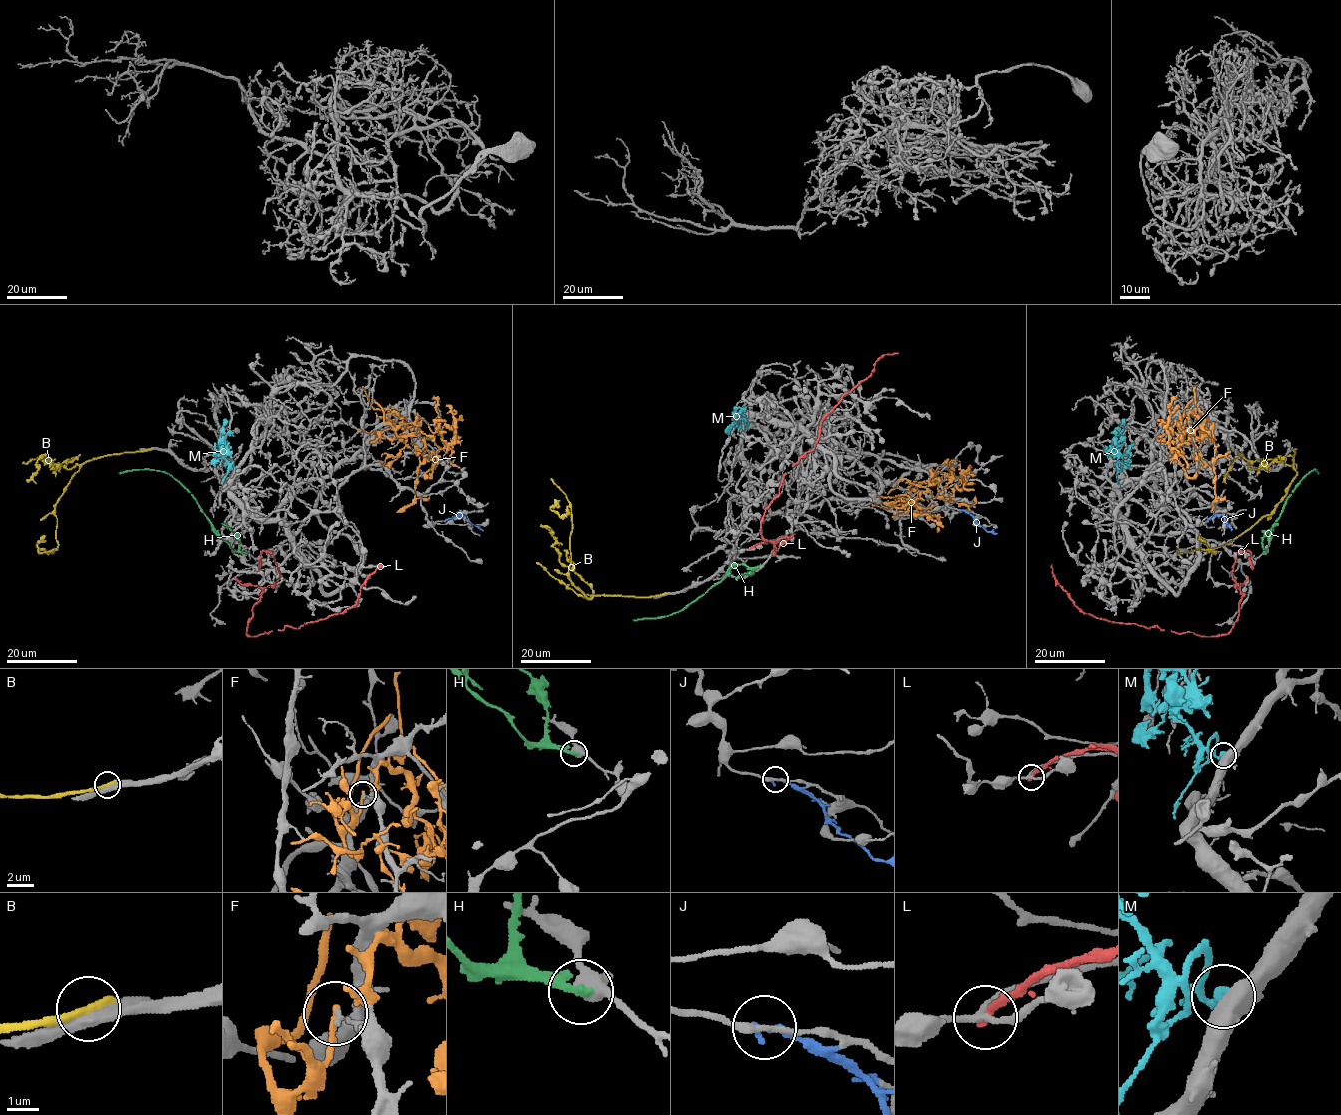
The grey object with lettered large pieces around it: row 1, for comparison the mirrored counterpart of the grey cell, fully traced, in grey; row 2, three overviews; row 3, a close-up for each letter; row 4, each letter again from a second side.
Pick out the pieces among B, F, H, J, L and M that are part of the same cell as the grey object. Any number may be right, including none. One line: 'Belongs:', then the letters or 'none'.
Belongs: none

